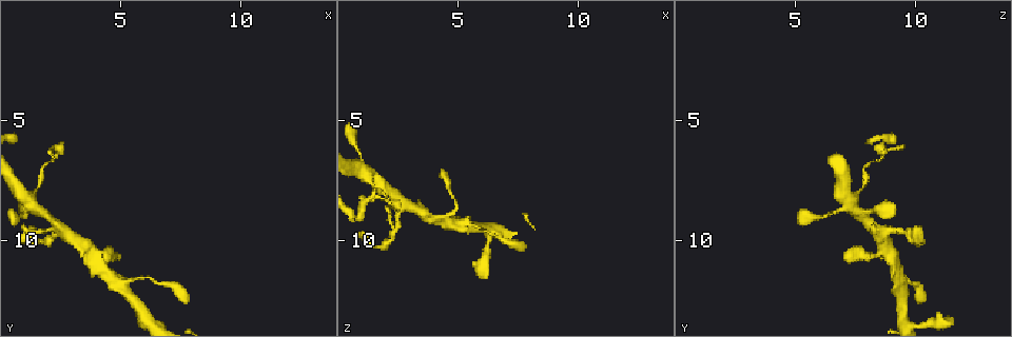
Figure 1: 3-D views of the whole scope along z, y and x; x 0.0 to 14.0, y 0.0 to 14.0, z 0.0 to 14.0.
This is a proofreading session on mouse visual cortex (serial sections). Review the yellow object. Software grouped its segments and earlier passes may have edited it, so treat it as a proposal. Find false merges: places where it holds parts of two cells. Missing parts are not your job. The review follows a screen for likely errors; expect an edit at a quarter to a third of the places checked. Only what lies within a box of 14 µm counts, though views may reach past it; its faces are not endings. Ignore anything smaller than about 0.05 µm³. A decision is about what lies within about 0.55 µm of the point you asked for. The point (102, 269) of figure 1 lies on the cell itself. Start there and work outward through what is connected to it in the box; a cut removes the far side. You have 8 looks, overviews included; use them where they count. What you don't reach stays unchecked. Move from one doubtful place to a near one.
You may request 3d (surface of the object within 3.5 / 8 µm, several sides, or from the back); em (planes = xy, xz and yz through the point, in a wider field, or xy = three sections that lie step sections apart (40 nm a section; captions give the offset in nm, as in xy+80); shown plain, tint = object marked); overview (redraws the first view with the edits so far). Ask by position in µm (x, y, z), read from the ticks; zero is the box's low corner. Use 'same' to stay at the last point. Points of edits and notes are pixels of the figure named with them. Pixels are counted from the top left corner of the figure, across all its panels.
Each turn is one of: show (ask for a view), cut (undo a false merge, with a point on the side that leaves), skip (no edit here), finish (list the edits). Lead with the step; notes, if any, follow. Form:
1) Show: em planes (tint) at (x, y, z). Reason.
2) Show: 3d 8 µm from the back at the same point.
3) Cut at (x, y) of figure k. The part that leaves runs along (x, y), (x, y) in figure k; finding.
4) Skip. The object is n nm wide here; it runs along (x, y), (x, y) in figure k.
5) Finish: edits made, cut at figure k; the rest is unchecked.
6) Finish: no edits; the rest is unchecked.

Show: 3d 8 µm from the back at (2.6, 9.7, 8.6). Thin arm on a thick one.

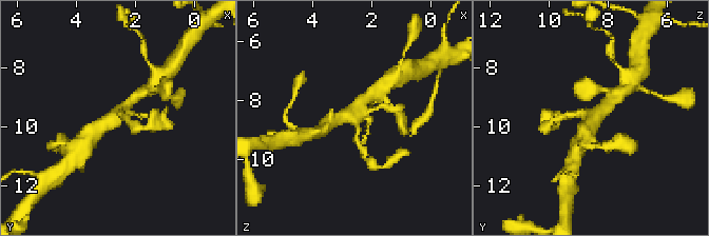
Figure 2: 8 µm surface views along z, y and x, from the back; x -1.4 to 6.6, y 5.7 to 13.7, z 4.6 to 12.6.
Show: 3d 3.5 µm at (2.6, 9.6, 8.7). Zoom in.

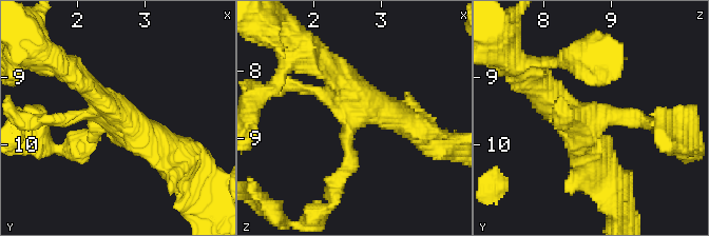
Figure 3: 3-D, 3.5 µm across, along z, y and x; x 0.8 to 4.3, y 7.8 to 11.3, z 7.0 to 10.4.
Show: em xy step 2 (tint) at (2.55, 9.65, 8.65). 4 arms meet here; the arms are 150, 200, 350, 450 nm wide.

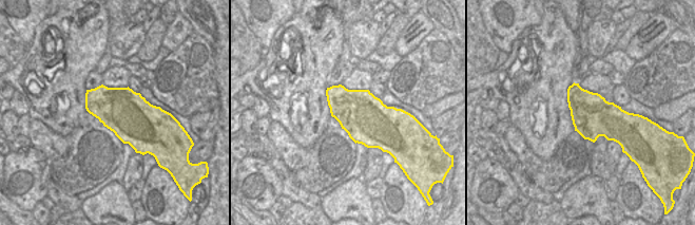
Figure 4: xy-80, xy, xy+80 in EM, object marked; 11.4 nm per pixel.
Skip. It runs along (180, 164), (83, 83) in figure 3; continuous, no second cell.

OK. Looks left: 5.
Show: 3d 3.5 µm at (1.6, 7.8, 7.7). Narrows sharply.

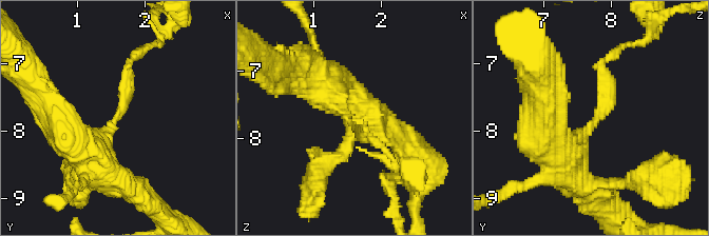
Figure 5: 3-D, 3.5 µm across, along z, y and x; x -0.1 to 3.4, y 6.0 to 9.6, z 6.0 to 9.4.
Show: em xy step 5 (tint) at (1.55, 7.80, 7.80). The arms are 200, 500 nm wide; shape alone is not enough.

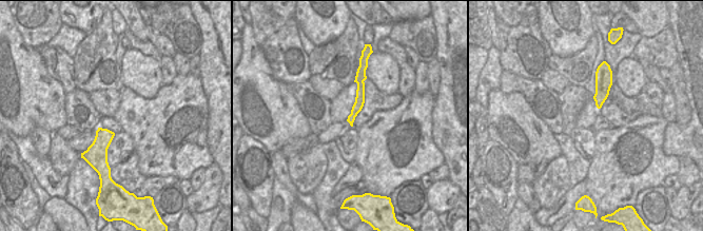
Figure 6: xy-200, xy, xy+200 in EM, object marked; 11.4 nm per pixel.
Show: em xy step 3 (tint) at the same point.

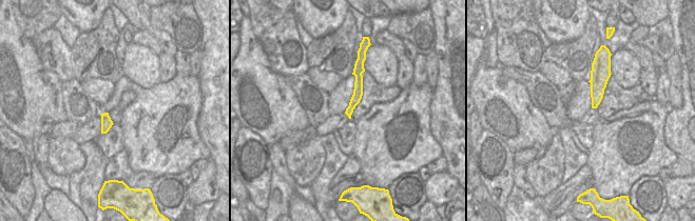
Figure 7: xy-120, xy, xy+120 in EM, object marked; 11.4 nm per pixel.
Cut at (129, 84) of figure 5. The part that leaves runs along (115, 118), (128, 62), (154, 43) in figure 5; a second cell is stuck on.

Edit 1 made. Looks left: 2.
Finish: edits made, cut at figure 5; the rest is unchecked.

